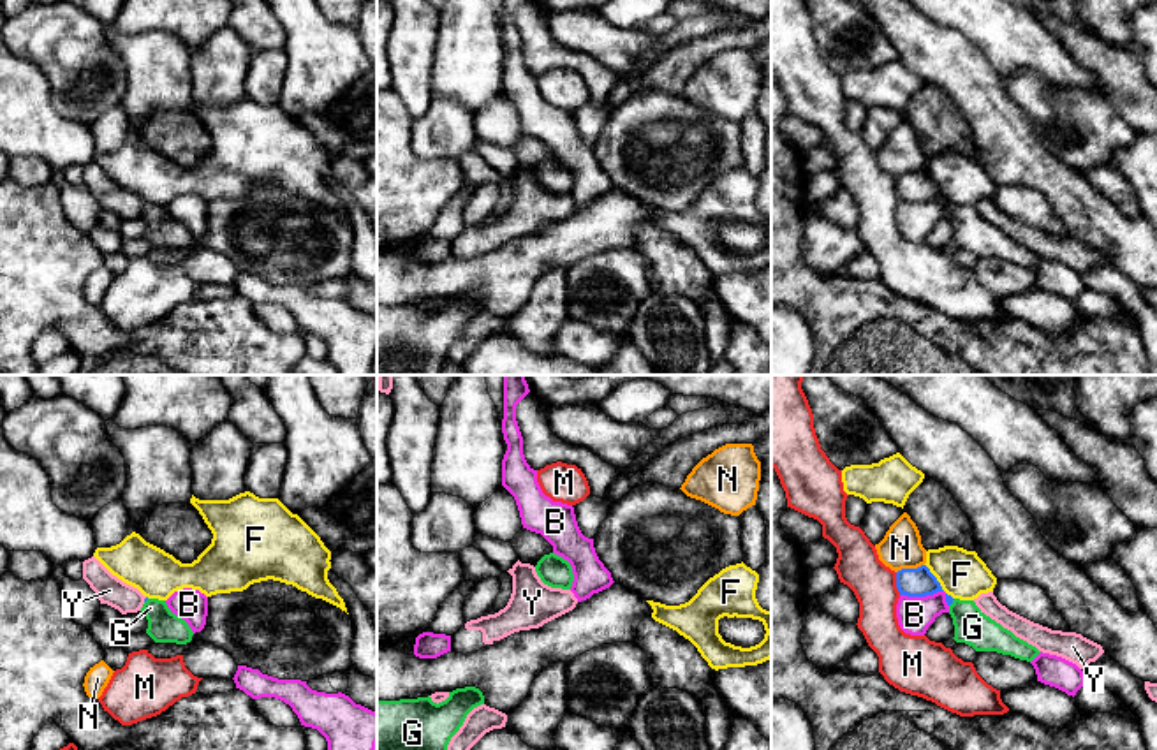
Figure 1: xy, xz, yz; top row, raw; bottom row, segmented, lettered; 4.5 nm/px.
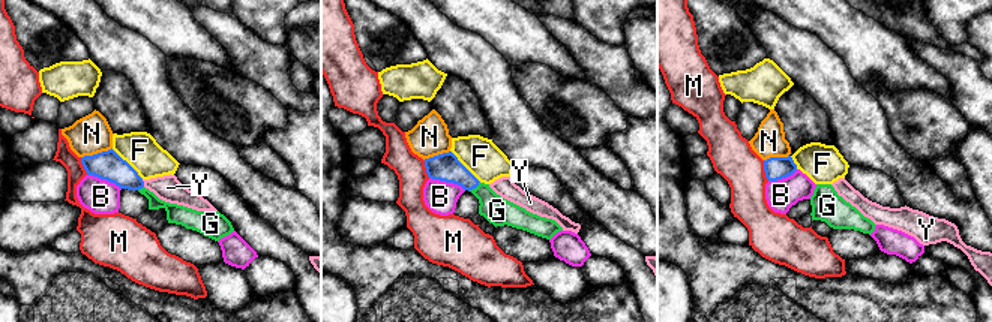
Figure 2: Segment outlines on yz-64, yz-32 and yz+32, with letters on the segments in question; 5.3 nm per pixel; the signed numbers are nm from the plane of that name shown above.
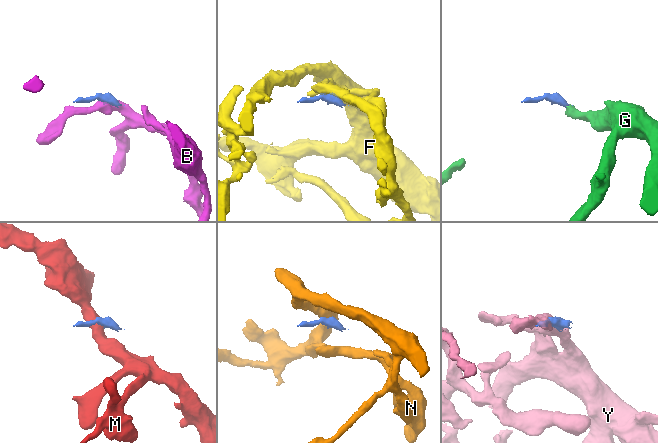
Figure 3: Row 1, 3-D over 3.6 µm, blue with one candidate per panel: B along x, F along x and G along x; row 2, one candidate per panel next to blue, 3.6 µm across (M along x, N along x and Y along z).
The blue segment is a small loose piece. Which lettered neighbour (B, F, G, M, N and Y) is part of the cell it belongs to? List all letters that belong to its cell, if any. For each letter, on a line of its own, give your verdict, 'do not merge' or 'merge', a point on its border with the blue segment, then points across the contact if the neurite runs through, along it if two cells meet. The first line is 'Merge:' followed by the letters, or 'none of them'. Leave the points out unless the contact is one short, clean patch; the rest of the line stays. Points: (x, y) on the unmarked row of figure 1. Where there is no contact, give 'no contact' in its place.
Merge: G
B: do not merge; meets blue in yz at (928, 199); border along yz (900, 199), (932, 201), (943, 198), (948, 212)
F: do not merge; meets blue in yz at (937, 187); border along yz (925, 169), (953, 205)
G: merge; meets blue in yz at (951, 208); runs through yz (950, 205), (951, 208), (972, 233)
M: do not merge; meets blue in yz at (897, 189); border along yz (895, 178), (895, 192), (900, 199)
N: do not merge; meets blue in yz at (909, 175); border along yz (923, 169), (897, 178)
Y: do not merge; meets blue in xy at (145, 205)

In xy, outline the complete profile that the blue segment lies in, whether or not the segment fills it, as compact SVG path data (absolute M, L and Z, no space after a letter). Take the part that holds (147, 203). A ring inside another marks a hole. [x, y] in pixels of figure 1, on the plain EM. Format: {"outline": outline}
{"outline": "M144 204L141 218L148 225L146 239L155 248L176 248L187 250L192 246L192 234L185 225L176 222L166 210L166 206L158 204Z"}

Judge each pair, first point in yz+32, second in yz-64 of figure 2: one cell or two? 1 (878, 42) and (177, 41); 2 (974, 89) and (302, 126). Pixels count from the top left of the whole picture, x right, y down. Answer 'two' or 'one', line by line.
1: one
2: two

